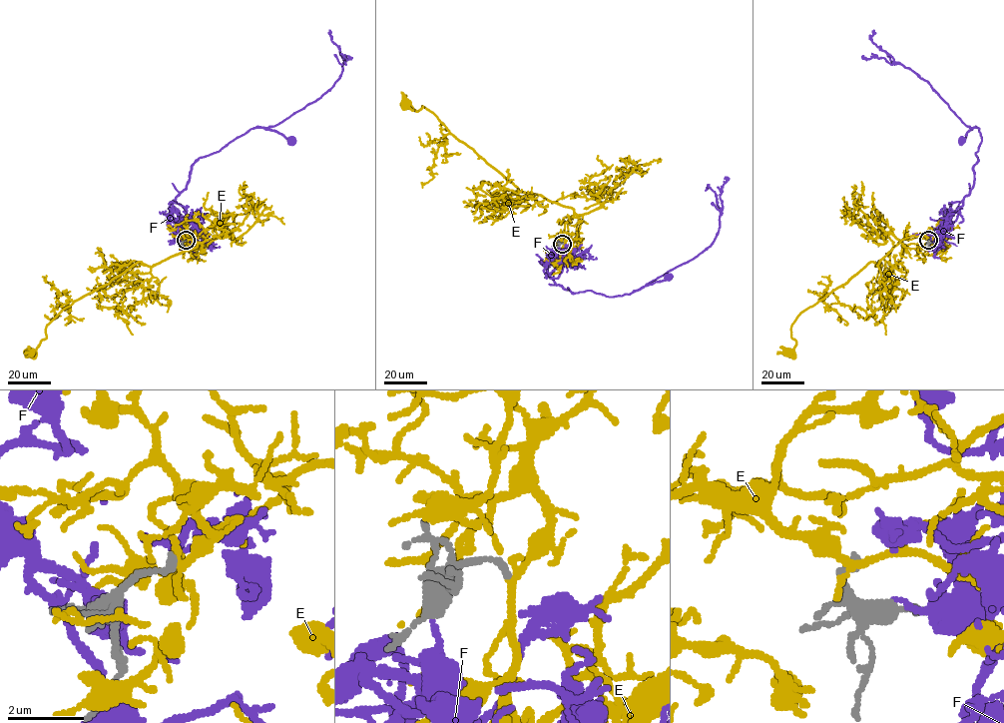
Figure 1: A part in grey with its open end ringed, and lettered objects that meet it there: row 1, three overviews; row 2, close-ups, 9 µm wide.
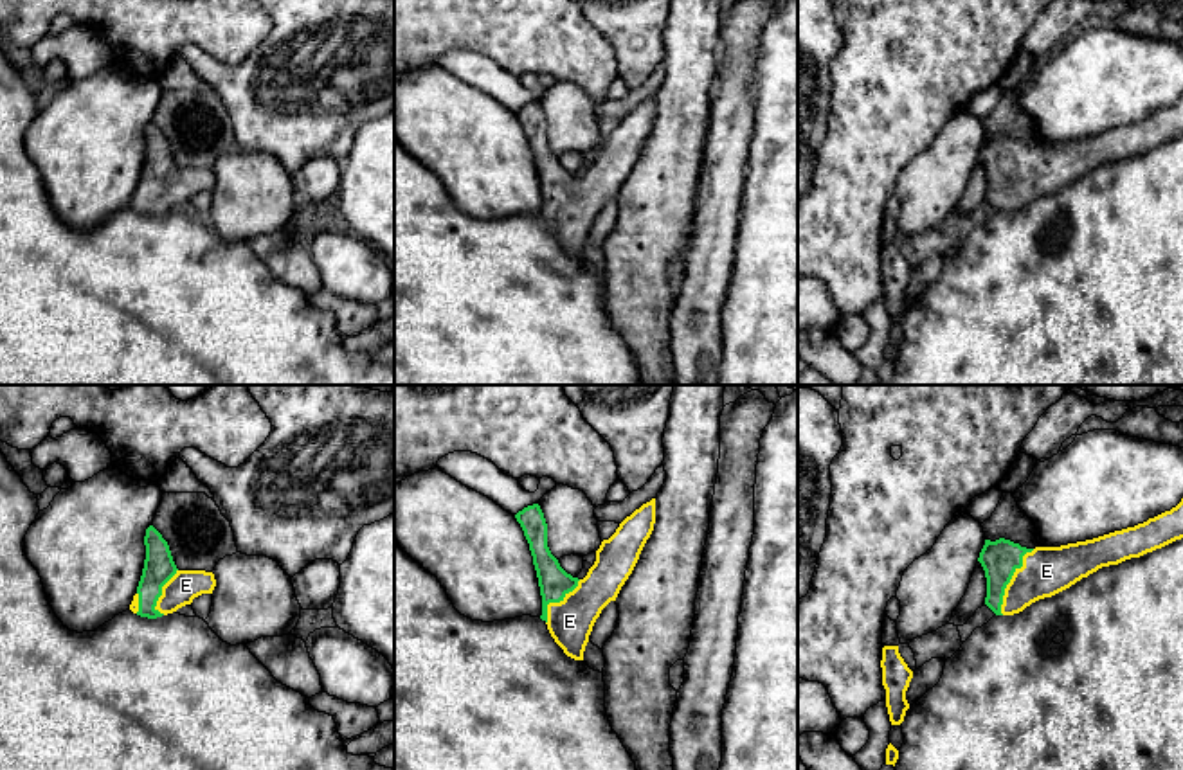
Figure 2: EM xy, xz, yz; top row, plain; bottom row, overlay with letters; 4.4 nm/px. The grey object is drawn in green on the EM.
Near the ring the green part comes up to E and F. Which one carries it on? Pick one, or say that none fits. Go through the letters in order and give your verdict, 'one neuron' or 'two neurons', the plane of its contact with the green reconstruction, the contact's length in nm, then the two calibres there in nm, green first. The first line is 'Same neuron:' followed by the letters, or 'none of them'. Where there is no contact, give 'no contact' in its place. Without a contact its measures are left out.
Same neuron: E
E: one neuron; contact in yz; length 320 nm; calibres 170 and 220 nm
F: two neurons; no contact

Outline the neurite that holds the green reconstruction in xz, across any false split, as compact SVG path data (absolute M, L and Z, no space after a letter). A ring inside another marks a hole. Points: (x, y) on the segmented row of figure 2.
M655 498L643 504L630 516L627 516L616 533L603 540L596 551L596 561L589 569L583 579L567 574L558 560L551 554L547 547L547 524L538 504L528 506L515 515L520 524L524 536L529 543L533 556L533 565L538 578L540 595L542 595L542 615L540 619L547 624L547 630L555 642L564 649L564 653L574 660L583 660L583 651L589 642L589 635L601 610L616 601L621 586L632 574L639 554L650 538L655 524Z

